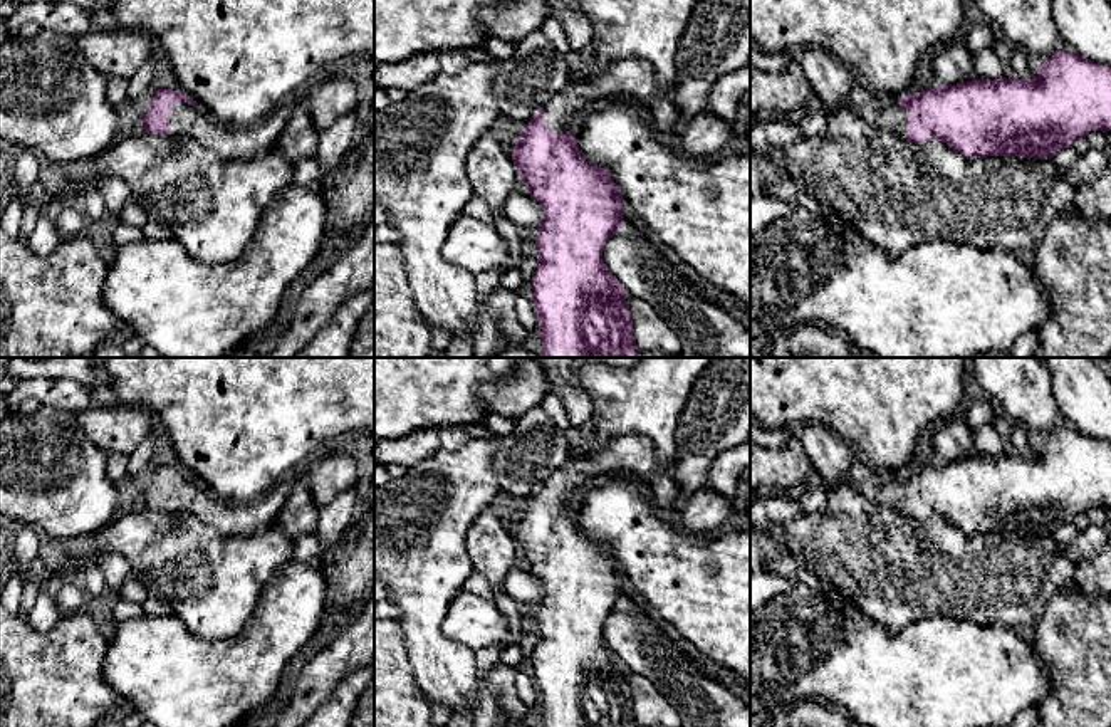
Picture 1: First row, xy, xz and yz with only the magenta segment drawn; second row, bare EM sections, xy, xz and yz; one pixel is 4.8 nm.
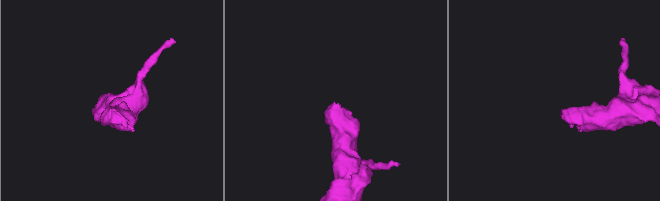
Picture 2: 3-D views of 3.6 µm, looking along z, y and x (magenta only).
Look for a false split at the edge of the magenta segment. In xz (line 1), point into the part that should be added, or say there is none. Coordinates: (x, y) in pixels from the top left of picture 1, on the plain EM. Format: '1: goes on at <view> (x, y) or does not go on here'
1: goes on at xz (630, 452)

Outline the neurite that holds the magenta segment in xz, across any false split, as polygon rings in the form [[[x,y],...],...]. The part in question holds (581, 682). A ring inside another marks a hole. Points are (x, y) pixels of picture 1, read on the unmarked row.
[[[624,433],[587,457],[569,458],[515,515],[512,536],[519,552],[529,561],[530,574],[539,578],[545,589],[535,616],[540,640],[532,650],[542,727],[639,727],[626,678],[628,668],[602,635],[606,618],[624,603],[626,581],[611,549],[589,541],[576,515],[582,490],[614,472],[636,473],[658,507],[671,507],[680,495],[673,467],[663,468],[658,463],[653,442],[638,433]]]

